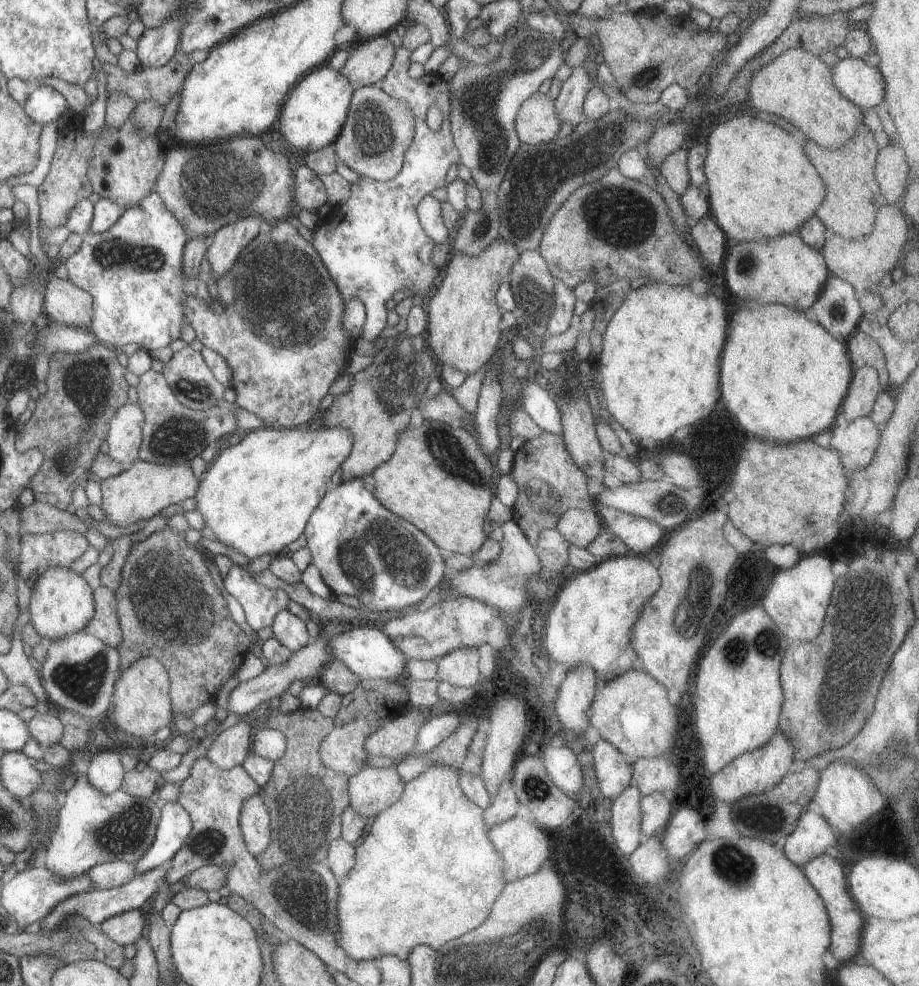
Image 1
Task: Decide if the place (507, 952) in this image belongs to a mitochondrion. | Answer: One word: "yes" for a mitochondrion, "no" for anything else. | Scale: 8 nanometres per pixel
yes

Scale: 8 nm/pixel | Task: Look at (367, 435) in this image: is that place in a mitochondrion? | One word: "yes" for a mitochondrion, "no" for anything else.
no

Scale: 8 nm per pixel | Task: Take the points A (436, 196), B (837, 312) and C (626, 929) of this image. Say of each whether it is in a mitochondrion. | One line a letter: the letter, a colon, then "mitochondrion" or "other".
A: other
B: other
C: other

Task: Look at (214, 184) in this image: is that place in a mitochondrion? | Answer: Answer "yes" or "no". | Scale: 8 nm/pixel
yes

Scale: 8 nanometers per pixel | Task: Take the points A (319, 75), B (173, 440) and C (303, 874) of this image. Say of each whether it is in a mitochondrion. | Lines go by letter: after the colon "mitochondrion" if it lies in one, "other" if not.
A: other
B: mitochondrion
C: mitochondrion

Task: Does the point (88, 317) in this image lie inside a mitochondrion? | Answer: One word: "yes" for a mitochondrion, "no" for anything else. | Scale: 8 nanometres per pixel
no

